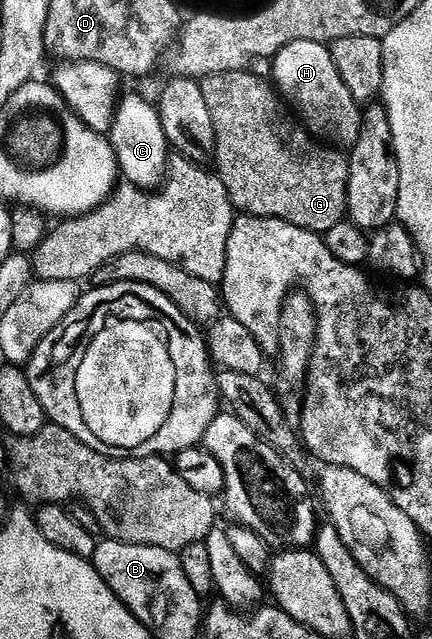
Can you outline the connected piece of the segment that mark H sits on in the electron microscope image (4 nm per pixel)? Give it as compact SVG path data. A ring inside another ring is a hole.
M307 39L289 43L272 57L272 64L274 64L275 80L273 83L277 91L291 105L294 103L298 107L297 115L315 133L323 132L327 136L325 137L327 141L338 146L346 146L342 144L353 146L357 143L358 136L362 133L364 112L359 101L352 98L344 78L340 78L340 70L336 70L333 51L327 45L308 42Z

